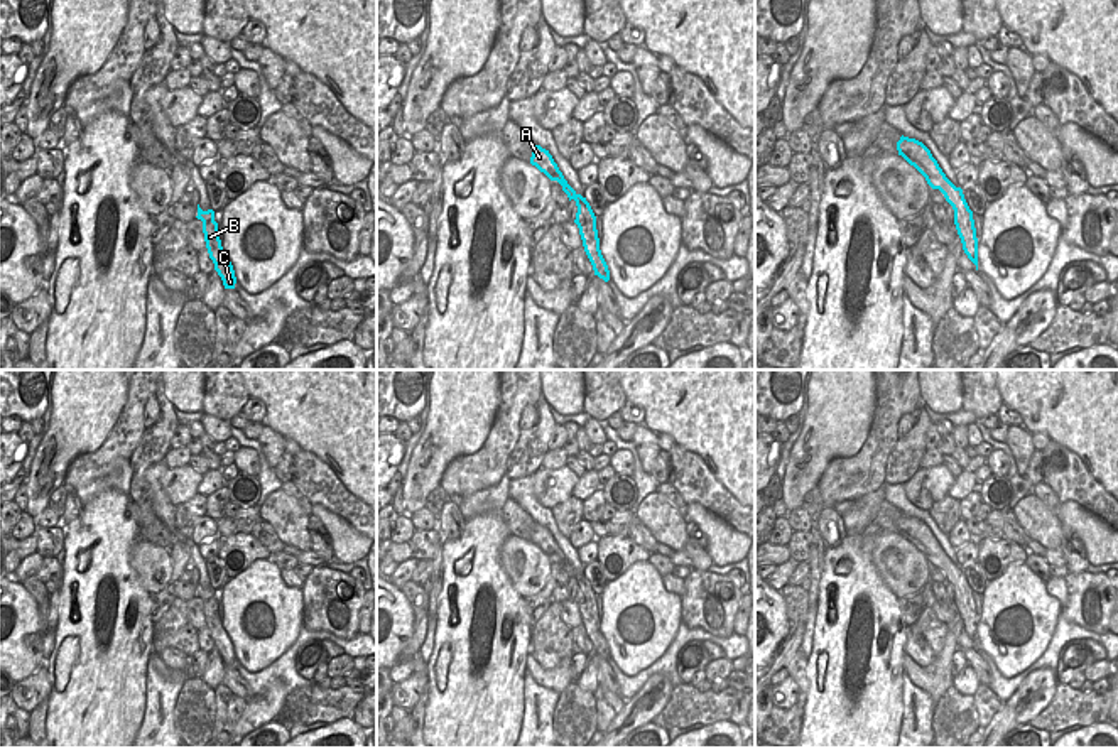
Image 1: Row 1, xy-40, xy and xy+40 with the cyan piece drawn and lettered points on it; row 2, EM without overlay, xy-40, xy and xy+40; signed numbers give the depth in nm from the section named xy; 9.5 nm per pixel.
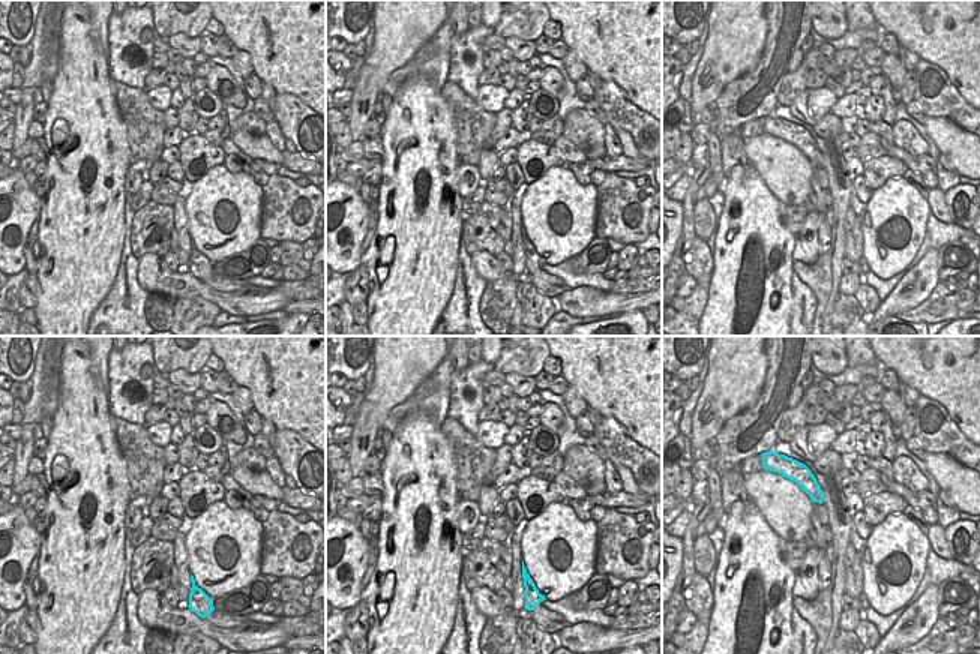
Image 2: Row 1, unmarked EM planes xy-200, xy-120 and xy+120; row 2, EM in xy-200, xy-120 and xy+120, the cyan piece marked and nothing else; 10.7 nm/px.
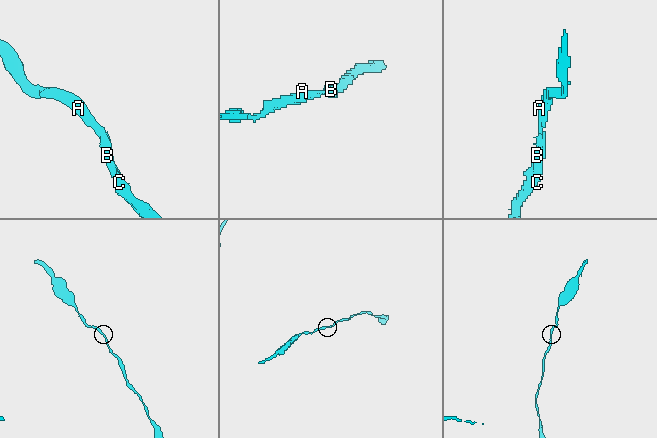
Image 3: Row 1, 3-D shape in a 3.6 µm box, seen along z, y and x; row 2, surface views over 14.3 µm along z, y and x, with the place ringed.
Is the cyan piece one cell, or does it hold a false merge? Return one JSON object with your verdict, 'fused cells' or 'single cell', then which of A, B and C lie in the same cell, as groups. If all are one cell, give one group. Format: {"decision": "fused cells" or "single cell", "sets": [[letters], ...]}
{"decision": "single cell", "sets": [["A", "B", "C"]]}

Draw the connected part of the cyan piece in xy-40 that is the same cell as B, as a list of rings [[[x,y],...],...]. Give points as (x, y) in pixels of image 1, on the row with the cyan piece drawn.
[[[198,204],[196,218],[203,221],[206,248],[209,258],[214,263],[214,270],[223,280],[225,289],[235,289],[236,284],[235,270],[226,253],[223,252],[221,240],[218,235],[218,223],[214,221],[214,211],[213,209],[203,211]]]

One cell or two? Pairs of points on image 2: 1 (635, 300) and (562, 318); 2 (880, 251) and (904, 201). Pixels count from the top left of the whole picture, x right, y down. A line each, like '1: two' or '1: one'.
1: two
2: one

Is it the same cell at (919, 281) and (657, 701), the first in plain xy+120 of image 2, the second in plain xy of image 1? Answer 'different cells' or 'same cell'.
same cell

